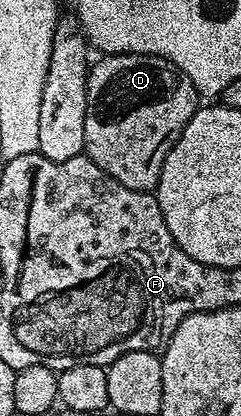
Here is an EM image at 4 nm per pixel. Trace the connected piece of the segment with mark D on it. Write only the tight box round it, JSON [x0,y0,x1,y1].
[84,54,199,191]

